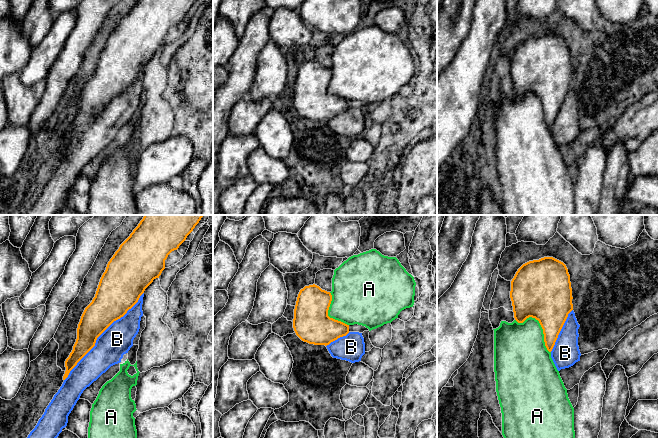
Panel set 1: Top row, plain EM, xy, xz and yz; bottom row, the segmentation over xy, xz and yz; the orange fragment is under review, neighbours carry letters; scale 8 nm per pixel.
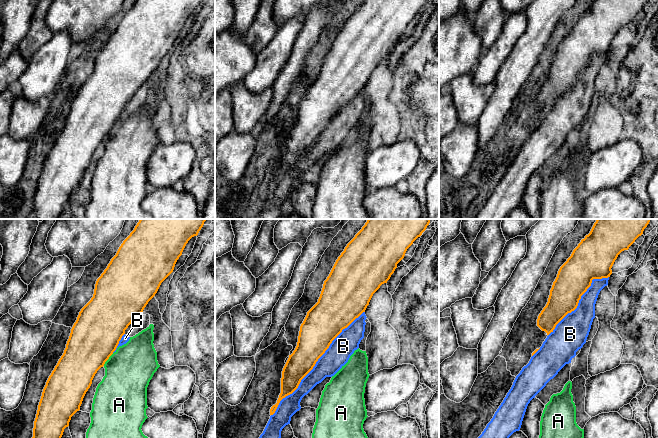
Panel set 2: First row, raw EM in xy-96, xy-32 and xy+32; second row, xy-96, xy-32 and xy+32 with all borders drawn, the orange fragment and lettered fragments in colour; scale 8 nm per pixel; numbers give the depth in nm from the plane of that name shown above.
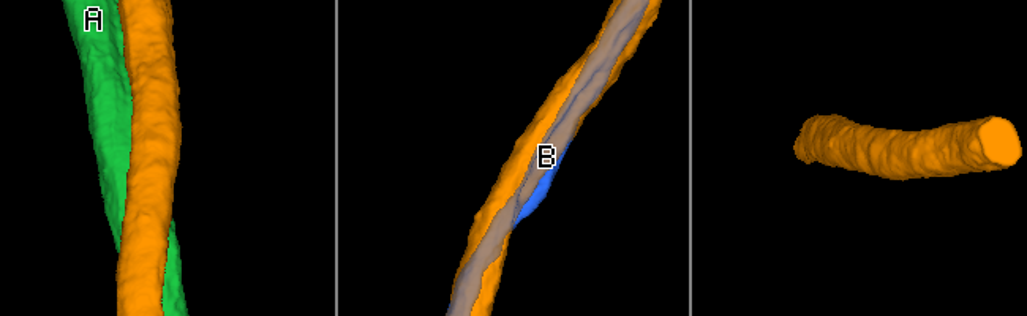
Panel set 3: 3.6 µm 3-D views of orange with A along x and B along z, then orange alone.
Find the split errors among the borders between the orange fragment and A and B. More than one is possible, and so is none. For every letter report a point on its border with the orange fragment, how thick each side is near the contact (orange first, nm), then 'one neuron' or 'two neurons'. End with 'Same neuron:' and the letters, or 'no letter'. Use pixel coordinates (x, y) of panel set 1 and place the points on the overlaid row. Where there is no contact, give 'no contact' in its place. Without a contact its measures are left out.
A: yz (540, 324) | 420/400 nm | two neurons
B: xy (100, 334) | 260/240 nm | one neuron
Same neuron: B

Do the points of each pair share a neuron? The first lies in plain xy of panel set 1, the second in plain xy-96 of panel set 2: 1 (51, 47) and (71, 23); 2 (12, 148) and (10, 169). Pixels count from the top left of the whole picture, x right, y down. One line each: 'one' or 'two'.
1: two
2: one

